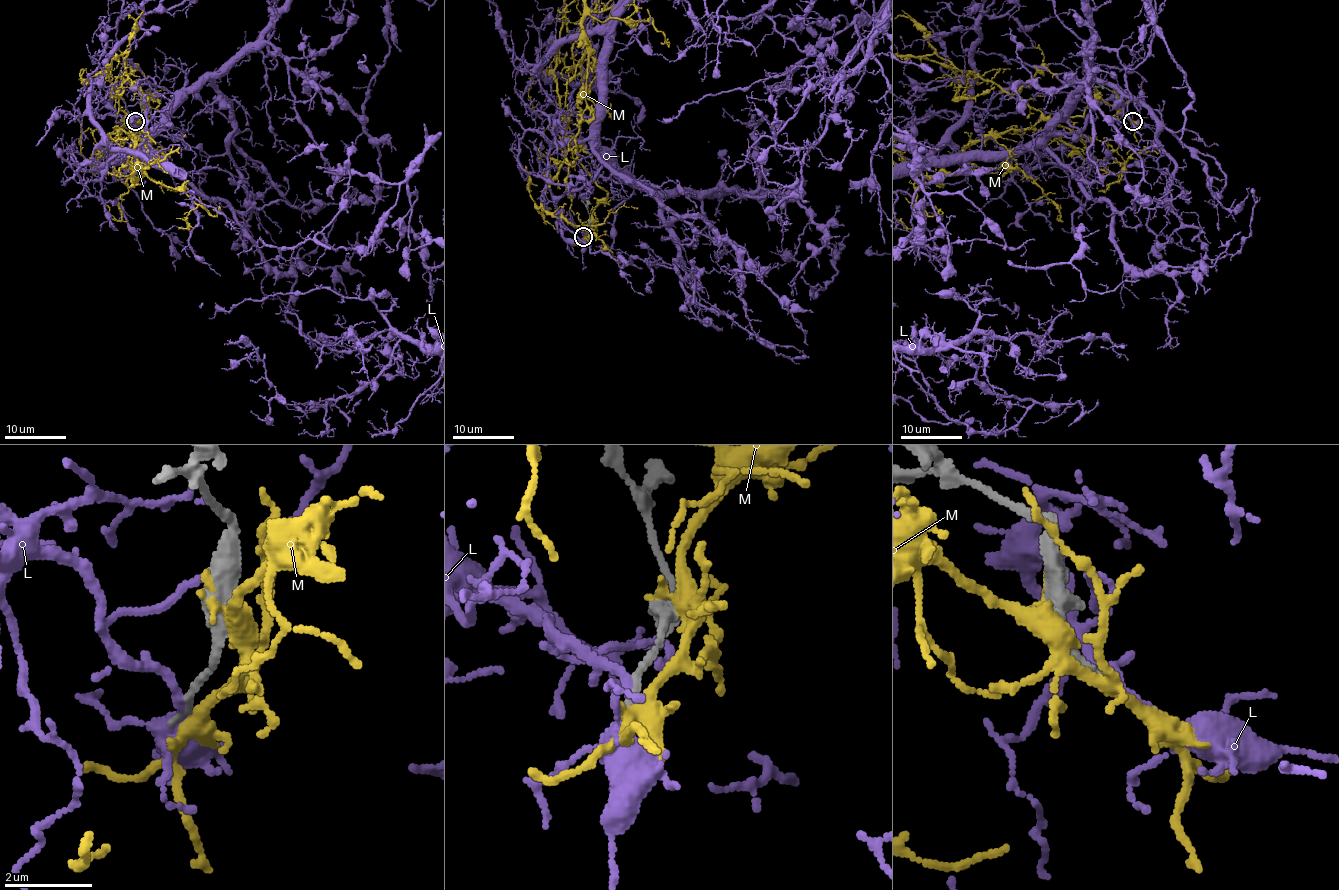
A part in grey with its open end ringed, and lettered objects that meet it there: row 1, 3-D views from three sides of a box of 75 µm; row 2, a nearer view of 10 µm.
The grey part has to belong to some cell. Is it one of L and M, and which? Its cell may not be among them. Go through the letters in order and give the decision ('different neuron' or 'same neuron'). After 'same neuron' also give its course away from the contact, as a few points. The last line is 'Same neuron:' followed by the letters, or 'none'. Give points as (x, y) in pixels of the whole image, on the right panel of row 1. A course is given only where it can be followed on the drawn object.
L: different neuron
M: different neuron
Same neuron: none

